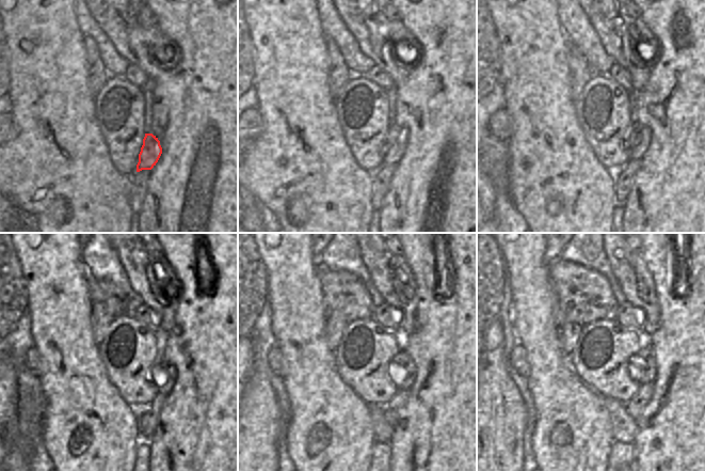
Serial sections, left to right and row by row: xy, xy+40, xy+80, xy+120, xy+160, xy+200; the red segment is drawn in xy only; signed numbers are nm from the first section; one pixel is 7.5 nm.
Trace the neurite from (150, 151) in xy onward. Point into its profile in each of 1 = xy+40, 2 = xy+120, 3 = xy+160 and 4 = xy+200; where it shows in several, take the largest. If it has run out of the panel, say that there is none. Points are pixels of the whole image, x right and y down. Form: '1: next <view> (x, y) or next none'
1: next xy+40 (394, 146)
2: next xy+120 (171, 372)
3: next xy+160 (409, 365)
4: next xy+200 (649, 369)

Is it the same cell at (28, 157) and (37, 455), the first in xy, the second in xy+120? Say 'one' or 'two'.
two

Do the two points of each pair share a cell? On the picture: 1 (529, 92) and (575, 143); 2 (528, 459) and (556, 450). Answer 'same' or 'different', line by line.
1: same
2: different

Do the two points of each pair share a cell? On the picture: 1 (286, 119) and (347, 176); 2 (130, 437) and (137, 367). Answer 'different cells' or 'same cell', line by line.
1: same cell
2: different cells

